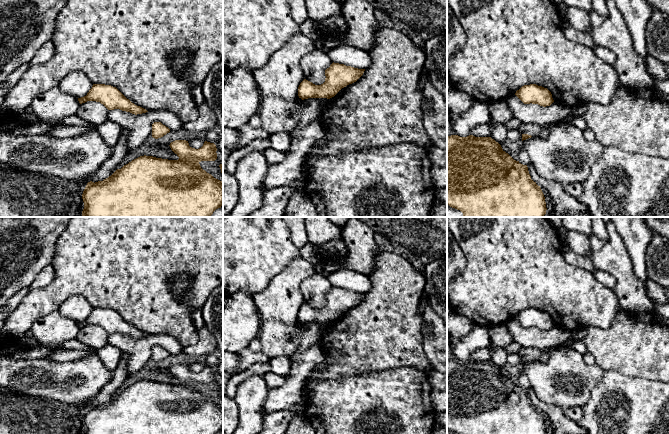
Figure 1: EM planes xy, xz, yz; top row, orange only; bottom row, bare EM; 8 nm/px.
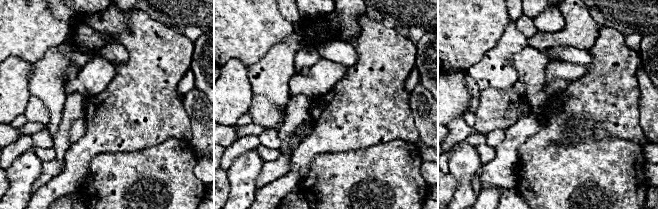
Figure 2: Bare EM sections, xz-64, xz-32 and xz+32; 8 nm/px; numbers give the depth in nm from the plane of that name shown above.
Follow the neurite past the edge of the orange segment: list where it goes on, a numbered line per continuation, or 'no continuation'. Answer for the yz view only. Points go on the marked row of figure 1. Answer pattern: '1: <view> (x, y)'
1: yz (540, 130)

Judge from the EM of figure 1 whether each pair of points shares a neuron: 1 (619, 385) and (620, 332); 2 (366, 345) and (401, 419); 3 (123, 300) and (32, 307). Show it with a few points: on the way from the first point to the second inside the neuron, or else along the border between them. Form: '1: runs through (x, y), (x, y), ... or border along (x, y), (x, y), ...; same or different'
1: border along (604, 370), (616, 370), (642, 379); different
2: border along (401, 366), (355, 375); different
3: runs through (100, 287), (62, 287), (55, 293); same

